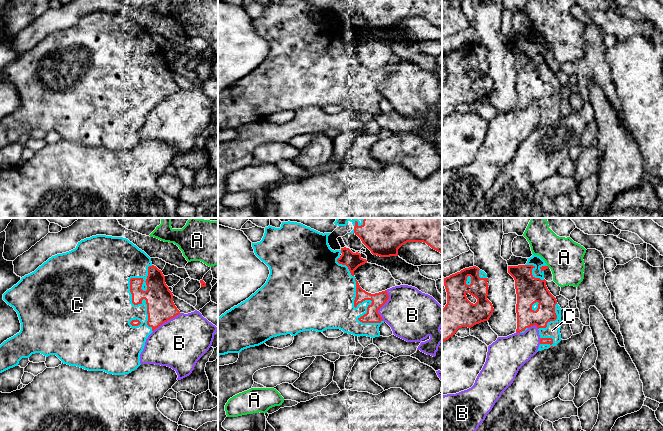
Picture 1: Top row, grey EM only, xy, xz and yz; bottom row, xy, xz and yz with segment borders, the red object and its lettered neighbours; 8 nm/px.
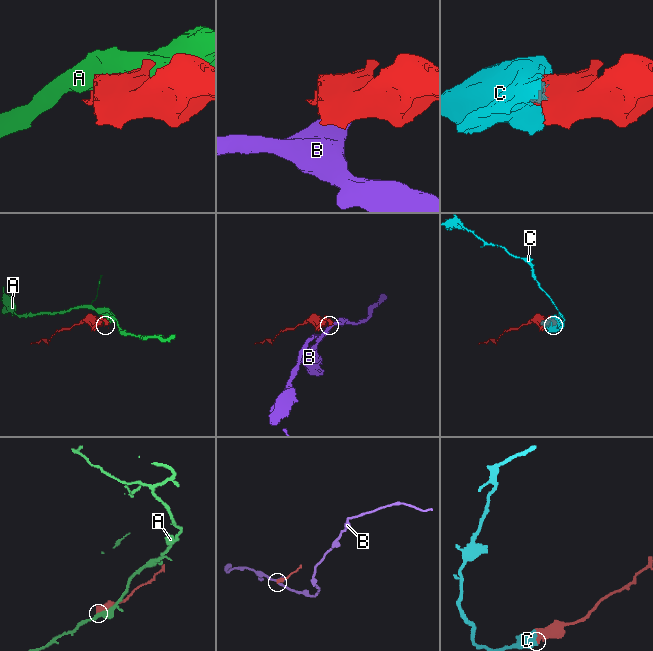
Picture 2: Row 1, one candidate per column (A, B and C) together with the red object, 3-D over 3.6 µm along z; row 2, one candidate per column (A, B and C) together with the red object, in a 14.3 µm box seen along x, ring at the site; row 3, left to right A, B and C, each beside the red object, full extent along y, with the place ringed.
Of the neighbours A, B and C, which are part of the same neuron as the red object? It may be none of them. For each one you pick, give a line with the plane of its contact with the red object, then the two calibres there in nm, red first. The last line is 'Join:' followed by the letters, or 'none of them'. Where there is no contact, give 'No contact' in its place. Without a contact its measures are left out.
C: Touches red in xy. Thickness 220 nm (red) against 500 nm
Join: C

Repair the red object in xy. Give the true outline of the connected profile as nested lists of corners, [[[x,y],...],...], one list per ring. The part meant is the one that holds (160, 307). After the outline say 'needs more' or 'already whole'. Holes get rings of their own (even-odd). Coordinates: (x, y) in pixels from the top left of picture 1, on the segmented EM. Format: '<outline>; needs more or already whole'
[[[106,235],[86,238],[78,242],[75,249],[52,256],[34,272],[25,275],[16,285],[7,290],[3,294],[3,300],[17,312],[21,330],[0,345],[0,373],[18,366],[22,358],[29,358],[32,354],[41,353],[46,357],[56,355],[62,363],[88,371],[104,371],[113,375],[129,374],[141,365],[140,354],[148,336],[160,325],[180,314],[173,302],[173,294],[165,283],[165,276],[161,270],[152,264],[151,258],[128,239]]]; needs more

